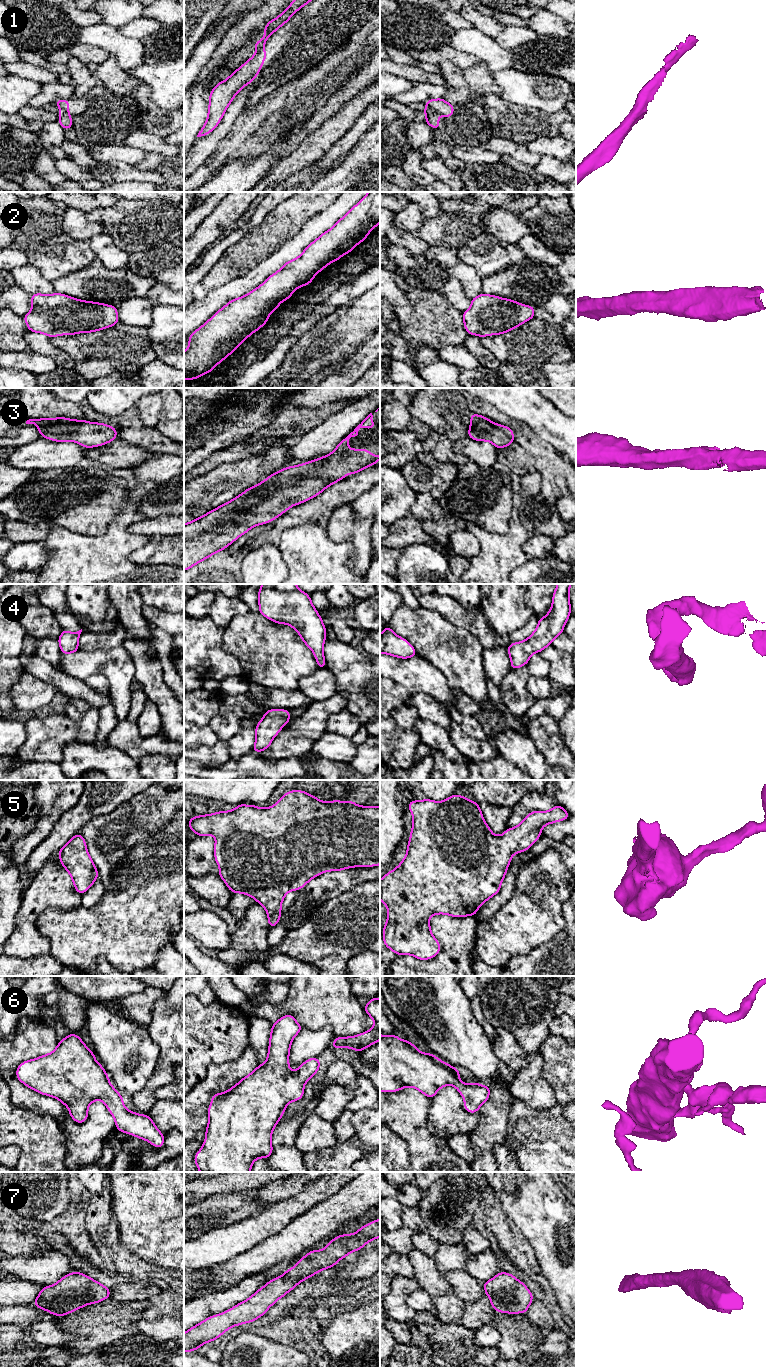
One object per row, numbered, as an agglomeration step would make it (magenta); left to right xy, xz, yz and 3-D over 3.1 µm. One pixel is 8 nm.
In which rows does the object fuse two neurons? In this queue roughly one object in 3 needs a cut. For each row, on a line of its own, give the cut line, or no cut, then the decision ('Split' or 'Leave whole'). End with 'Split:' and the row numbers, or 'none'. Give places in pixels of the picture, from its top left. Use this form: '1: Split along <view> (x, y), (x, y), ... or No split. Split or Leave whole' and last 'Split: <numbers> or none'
1: Split along yz (426, 104), (435, 111). Split
2: No split. Leave whole
3: No split. Leave whole
4: No split. Leave whole
5: No split. Leave whole
6: No split. Leave whole
7: No split. Leave whole
Split: 1

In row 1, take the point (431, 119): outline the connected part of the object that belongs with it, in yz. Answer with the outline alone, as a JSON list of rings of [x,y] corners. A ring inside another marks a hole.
[[[426,105],[423,113],[426,115],[426,120],[424,121],[425,123],[430,125],[433,129],[440,129],[440,122],[438,121],[434,110],[432,110],[429,106]]]

